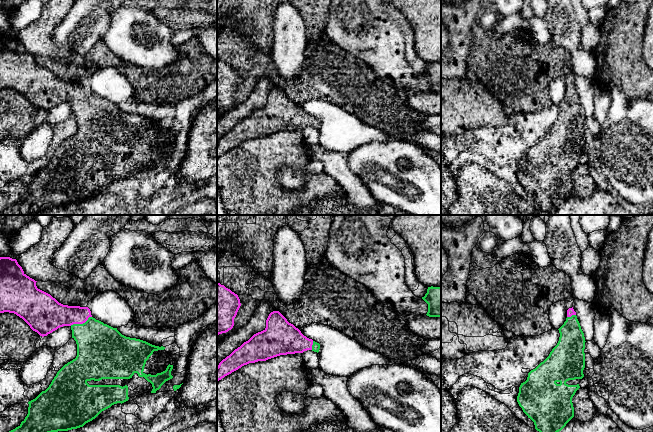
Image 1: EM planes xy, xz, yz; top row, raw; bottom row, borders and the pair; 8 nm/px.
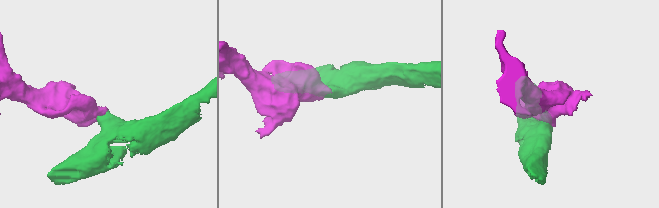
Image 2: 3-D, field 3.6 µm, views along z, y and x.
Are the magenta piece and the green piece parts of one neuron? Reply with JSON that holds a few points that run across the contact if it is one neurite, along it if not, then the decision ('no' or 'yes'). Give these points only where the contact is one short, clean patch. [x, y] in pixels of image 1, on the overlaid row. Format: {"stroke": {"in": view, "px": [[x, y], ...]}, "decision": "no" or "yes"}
{"stroke": {"in": "xy", "px": [[50, 315], [71, 315], [80, 323], [100, 347]]}, "decision": "yes"}

